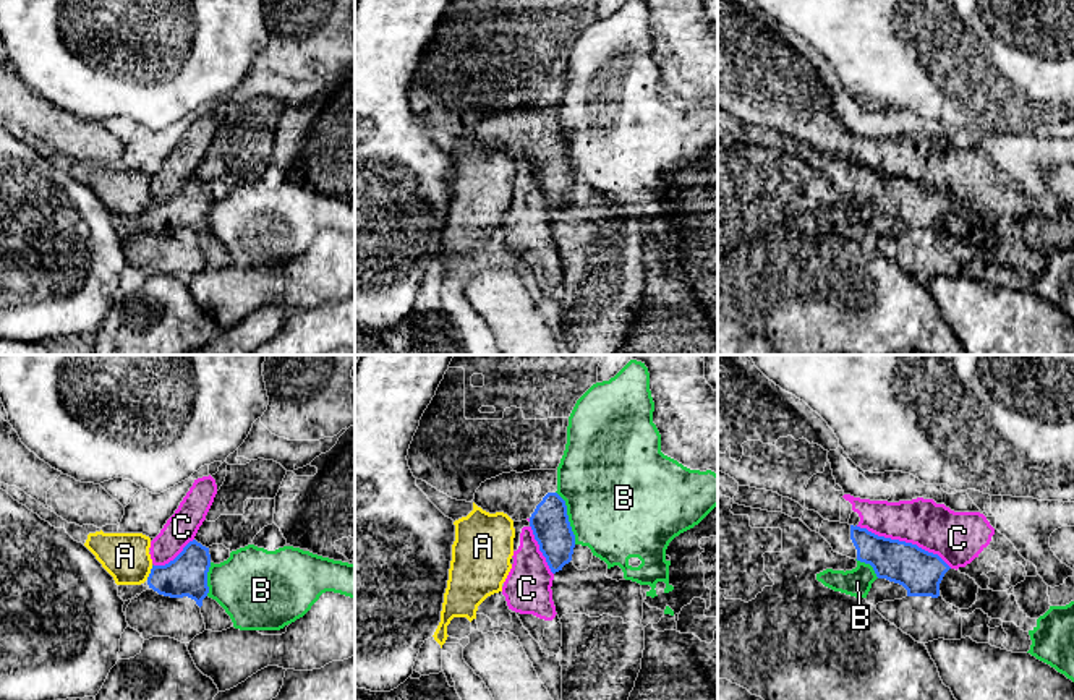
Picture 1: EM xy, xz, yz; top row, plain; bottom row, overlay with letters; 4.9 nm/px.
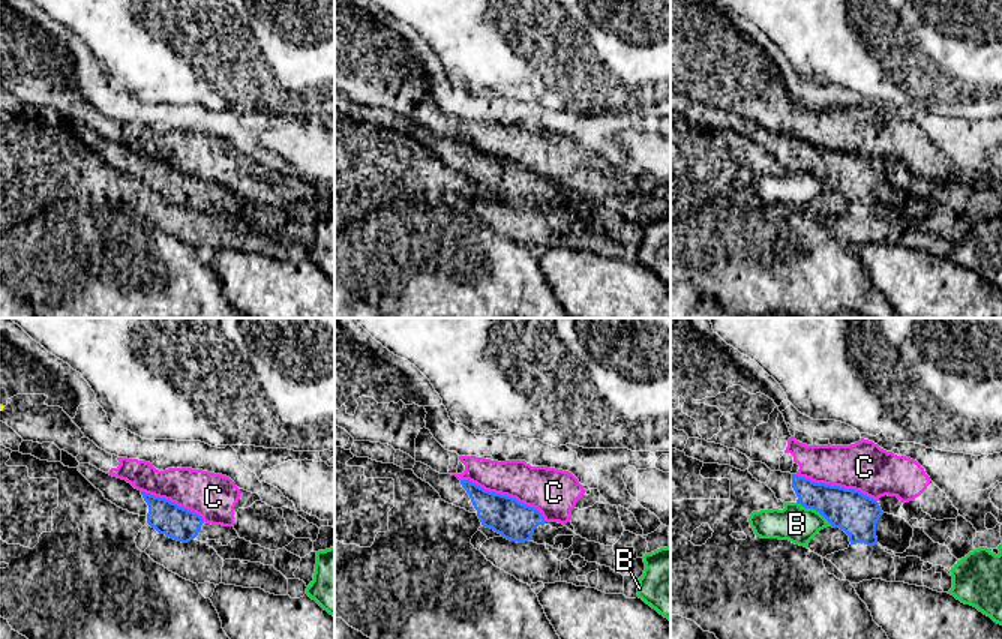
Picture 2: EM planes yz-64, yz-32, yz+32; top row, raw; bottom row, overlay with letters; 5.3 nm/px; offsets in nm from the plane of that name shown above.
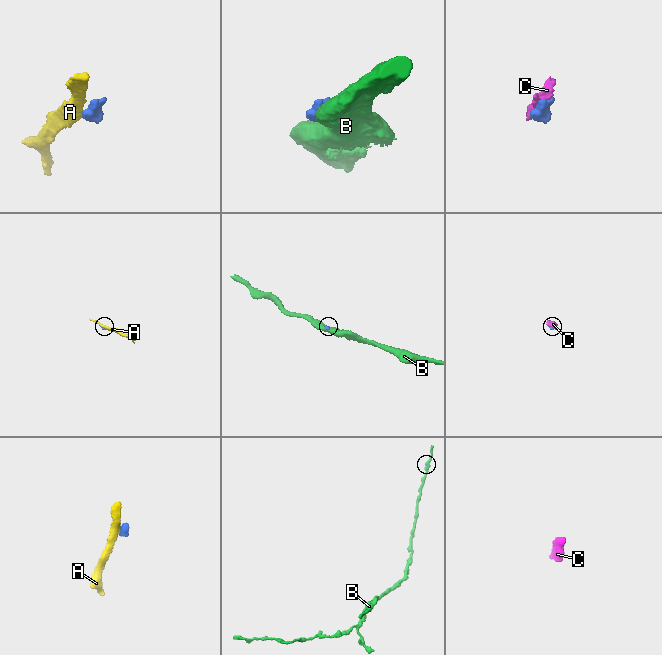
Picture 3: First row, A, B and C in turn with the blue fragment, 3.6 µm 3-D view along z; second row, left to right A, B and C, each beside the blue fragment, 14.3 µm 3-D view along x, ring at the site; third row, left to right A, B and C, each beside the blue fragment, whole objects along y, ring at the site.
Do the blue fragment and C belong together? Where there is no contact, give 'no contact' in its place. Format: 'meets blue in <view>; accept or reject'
meets blue in yz; reject

